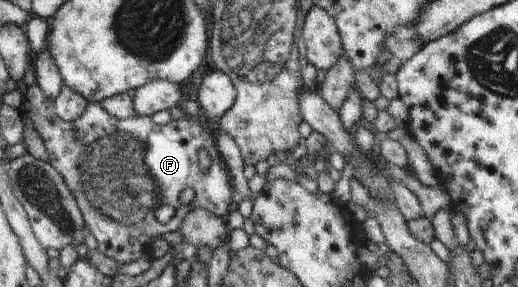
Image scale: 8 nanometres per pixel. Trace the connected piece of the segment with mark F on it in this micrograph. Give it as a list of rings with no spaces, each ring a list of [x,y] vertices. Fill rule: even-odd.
[[[37,86],[27,87],[18,110],[23,120],[31,120],[35,132],[43,140],[48,162],[63,176],[70,188],[89,232],[98,242],[98,249],[119,266],[133,262],[145,253],[151,256],[152,236],[177,231],[190,210],[201,207],[219,218],[226,218],[234,208],[231,200],[232,180],[226,164],[211,136],[192,118],[186,116],[164,125],[155,124],[150,116],[137,114],[126,119],[116,119],[107,114],[99,103],[89,102],[85,112],[77,120],[64,121],[56,113],[54,100],[47,98]],[[201,148],[205,148],[209,156],[215,158],[215,184],[209,184],[213,182],[213,178],[209,180],[208,170],[199,169],[198,156]],[[187,187],[193,188],[195,196],[190,203],[184,204],[181,203],[179,194]]]

